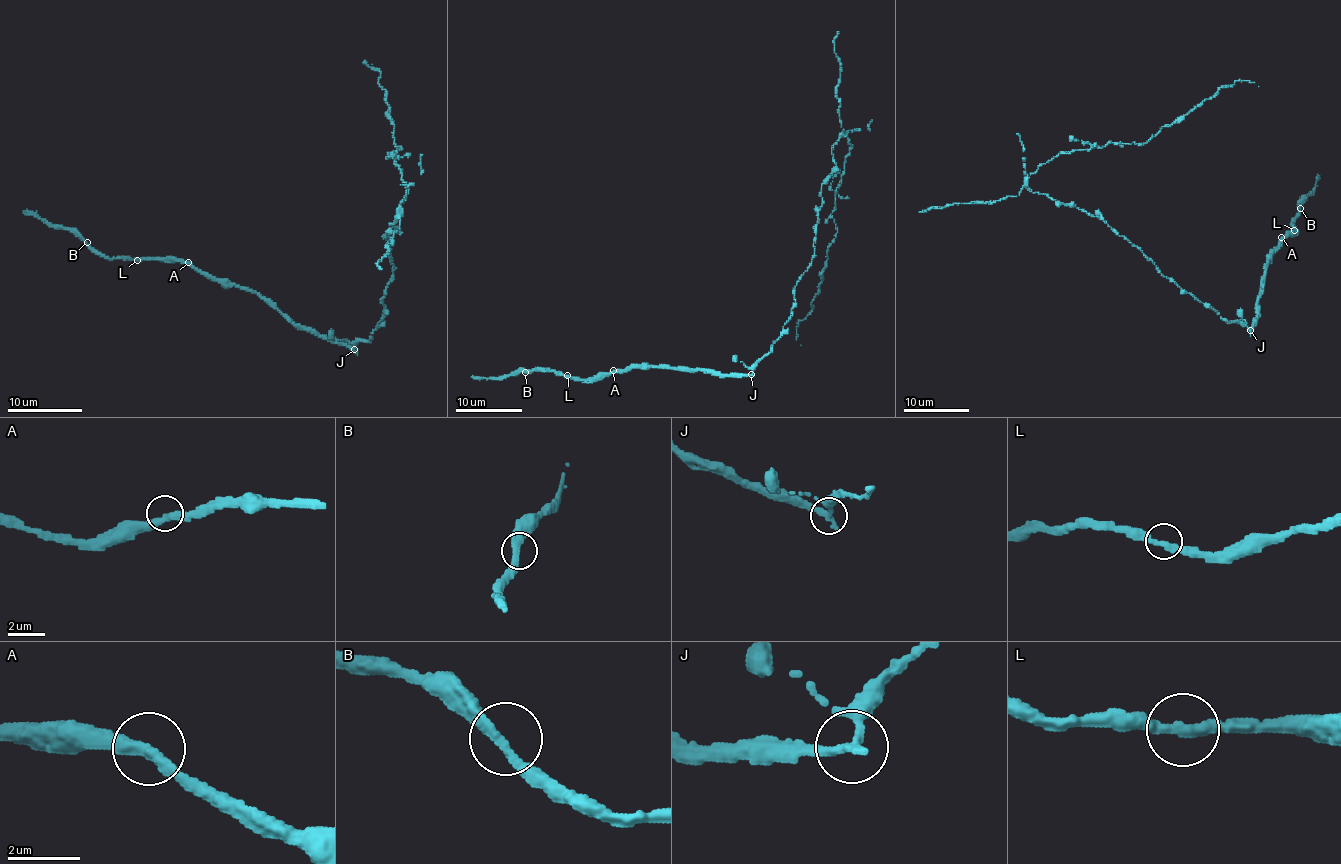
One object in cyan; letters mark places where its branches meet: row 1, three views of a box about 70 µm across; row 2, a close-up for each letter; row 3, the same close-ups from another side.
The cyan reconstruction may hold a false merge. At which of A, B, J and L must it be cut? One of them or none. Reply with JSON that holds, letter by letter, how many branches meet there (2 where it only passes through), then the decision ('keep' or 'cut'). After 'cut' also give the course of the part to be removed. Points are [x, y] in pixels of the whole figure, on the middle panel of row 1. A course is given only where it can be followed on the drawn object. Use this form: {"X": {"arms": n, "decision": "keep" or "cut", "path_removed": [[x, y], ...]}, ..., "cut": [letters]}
{"A": {"arms": 2, "decision": "keep"}, "B": {"arms": 2, "decision": "keep"}, "J": {"arms": 2, "decision": "cut", "path_removed": [[751, 375], [791, 315], [844, 133], [852, 145], [831, 214], [837, 231], [814, 308], [800, 321], [801, 345]]}, "L": {"arms": 2, "decision": "keep"}, "cut": ["J"]}

